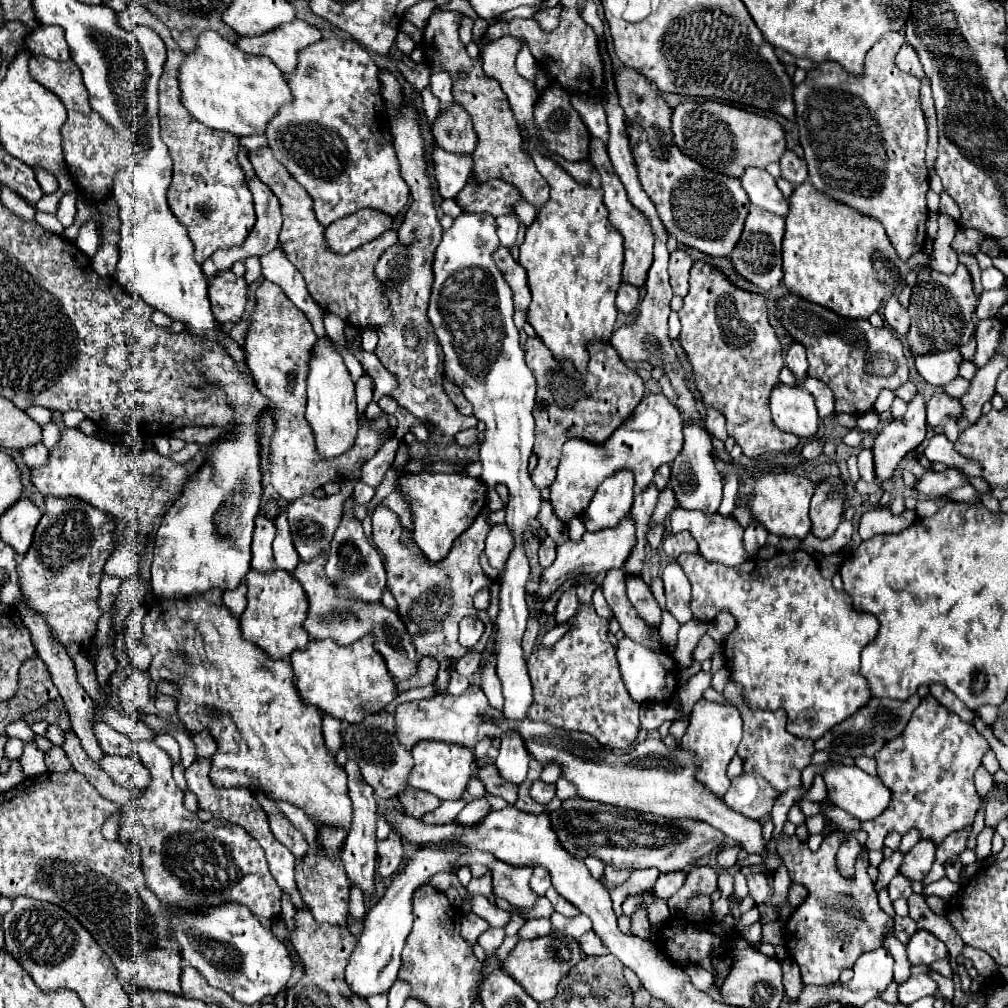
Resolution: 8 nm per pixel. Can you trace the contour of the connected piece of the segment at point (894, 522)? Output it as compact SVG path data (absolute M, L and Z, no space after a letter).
M873 508L861 516L859 536L869 540L877 534L901 532L915 522L915 510L905 510L903 514L891 514L889 508Z

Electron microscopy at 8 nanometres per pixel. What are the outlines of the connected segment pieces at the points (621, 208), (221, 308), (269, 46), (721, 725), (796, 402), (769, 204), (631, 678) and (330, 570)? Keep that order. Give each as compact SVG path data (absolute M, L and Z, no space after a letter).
M591 138L589 144L589 160L593 162L595 170L601 174L601 188L605 192L605 206L609 210L609 222L623 234L625 238L625 264L623 264L623 282L625 284L633 284L635 288L641 288L647 280L647 270L653 262L653 232L651 232L651 224L649 220L629 202L625 188L621 188L621 180L617 180L617 174L613 172L607 148L601 140Z
M231 270L217 272L209 280L209 300L217 322L239 322L247 306L247 284Z
M293 20L261 36L241 36L235 44L243 52L267 56L285 74L293 72L297 64L297 52L303 46L315 44L317 40L321 40L321 30L303 20Z
M699 700L691 710L691 722L687 734L681 738L681 746L695 754L699 764L699 780L709 786L709 790L723 796L729 790L731 780L727 778L727 766L737 752L737 744L741 742L741 716L739 710L731 704L719 704L709 700Z
M777 382L769 396L771 416L775 426L784 432L808 439L817 432L819 416L815 400L801 386L789 386Z
M749 166L749 168L745 168L745 172L739 180L753 206L759 206L759 208L779 214L779 216L787 216L789 202L785 200L785 196L781 194L781 190L775 184L775 178L767 170Z
M623 638L617 644L617 660L619 660L621 678L623 678L629 694L635 702L639 702L639 704L663 702L675 694L675 690L677 690L677 676L675 676L677 664L665 652L653 652L641 644L633 644L633 640L629 640L629 638Z
M349 510L343 512L341 524L333 534L333 542L331 542L331 550L329 550L329 556L327 556L325 572L329 574L329 578L333 578L337 582L339 596L353 598L353 600L363 600L363 602L381 600L381 592L385 590L385 582L387 582L383 560L381 560L379 552L375 550L375 546L369 544L369 540L365 538L361 522Z

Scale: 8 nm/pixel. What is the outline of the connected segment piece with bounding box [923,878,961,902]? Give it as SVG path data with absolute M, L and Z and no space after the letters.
M941 878L941 880L937 880L937 882L933 882L933 884L929 884L929 886L925 886L923 888L923 894L925 896L939 896L939 898L943 898L945 902L949 902L955 894L957 894L957 890L961 888L961 884L955 884L955 882L951 882L949 878Z

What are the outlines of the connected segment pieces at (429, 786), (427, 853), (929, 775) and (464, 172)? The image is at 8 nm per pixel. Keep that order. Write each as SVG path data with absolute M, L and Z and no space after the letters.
M421 740L413 746L411 756L415 760L411 774L407 778L407 784L411 788L423 790L433 794L439 800L459 800L467 788L467 782L473 774L473 752L459 744L439 742L439 740Z
M417 848L415 854L413 854L413 858L409 860L409 864L405 866L405 870L393 878L391 886L385 890L385 896L375 904L375 908L371 908L367 912L365 922L363 922L363 932L357 936L355 948L353 948L349 964L345 968L345 982L349 984L349 990L355 996L369 998L369 996L375 996L375 994L387 994L391 990L393 982L397 980L397 972L401 968L401 950L403 950L405 938L409 936L411 926L413 926L413 916L411 916L411 898L413 898L413 892L419 886L423 886L433 874L437 874L437 872L449 872L449 860L455 860L465 850L467 848L445 848L445 852L441 852L439 848Z
M931 696L921 700L907 728L895 740L889 740L875 754L877 776L893 792L893 800L889 802L889 806L881 816L861 822L861 828L869 834L867 850L881 850L883 838L889 830L907 834L911 828L917 828L923 840L933 840L933 844L941 844L949 834L959 832L969 824L973 824L973 816L981 808L981 796L973 786L973 772L981 766L981 760L987 750L989 750L987 740L981 734L977 734L977 730L971 724L961 722L959 716L953 716L953 712L941 708L941 704L937 704L937 700L933 700Z
M433 148L433 166L435 166L435 182L437 190L443 198L455 198L457 192L467 184L469 168L473 166L471 156L449 154L443 148Z

